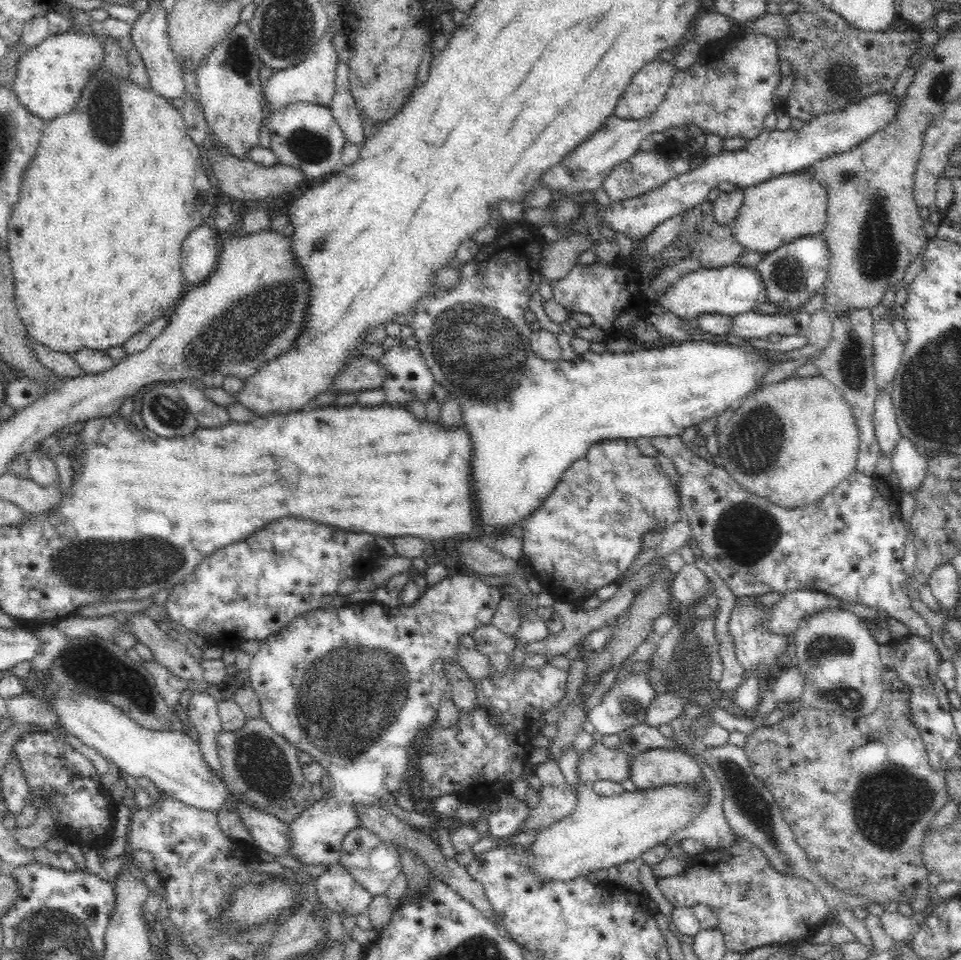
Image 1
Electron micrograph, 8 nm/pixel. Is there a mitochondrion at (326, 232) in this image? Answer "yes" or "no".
yes

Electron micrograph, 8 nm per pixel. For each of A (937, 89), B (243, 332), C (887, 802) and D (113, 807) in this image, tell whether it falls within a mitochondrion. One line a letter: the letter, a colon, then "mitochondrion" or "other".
A: mitochondrion
B: mitochondrion
C: mitochondrion
D: other

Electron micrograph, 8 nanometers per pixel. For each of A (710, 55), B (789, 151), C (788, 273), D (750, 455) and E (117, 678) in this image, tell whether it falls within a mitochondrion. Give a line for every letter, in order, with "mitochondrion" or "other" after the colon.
A: other
B: other
C: mitochondrion
D: mitochondrion
E: mitochondrion

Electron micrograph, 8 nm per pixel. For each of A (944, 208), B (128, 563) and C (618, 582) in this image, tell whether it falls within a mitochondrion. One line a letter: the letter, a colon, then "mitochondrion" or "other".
A: other
B: mitochondrion
C: other

